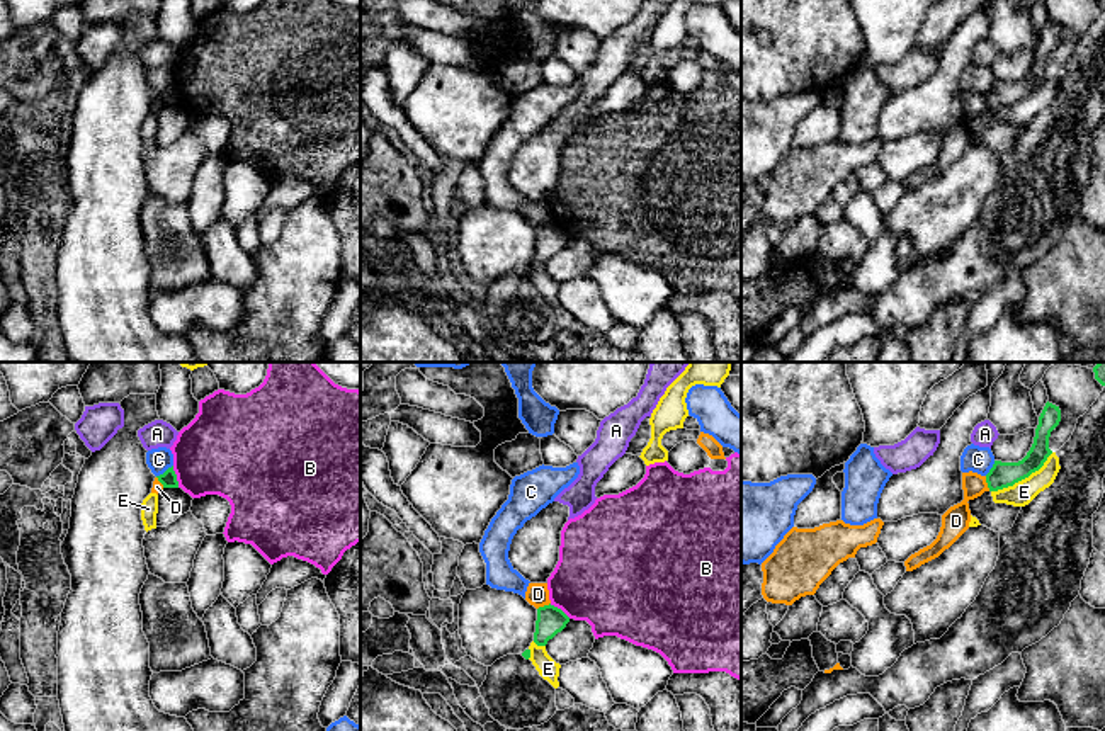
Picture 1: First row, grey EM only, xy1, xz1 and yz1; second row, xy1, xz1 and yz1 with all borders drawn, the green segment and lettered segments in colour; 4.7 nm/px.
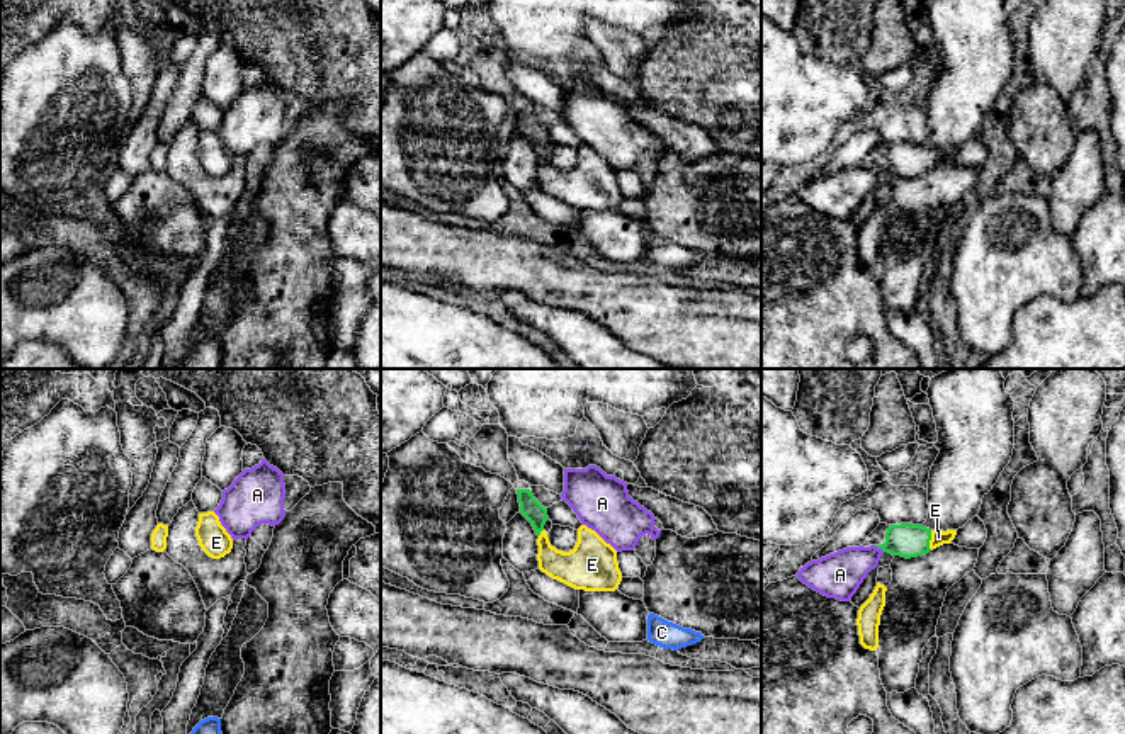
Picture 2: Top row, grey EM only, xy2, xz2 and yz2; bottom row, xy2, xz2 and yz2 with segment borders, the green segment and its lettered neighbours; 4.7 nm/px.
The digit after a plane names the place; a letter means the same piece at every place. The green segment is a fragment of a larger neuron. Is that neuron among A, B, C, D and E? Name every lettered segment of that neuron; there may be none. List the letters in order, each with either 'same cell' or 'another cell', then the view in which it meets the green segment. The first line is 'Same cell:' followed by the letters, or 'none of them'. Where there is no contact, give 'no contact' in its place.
Same cell: E
A: another cell; meets green in yz2
B: another cell; meets green in xy1
C: another cell; meets green in xy1
D: another cell; meets green in yz1
E: same cell; meets green in yz1

